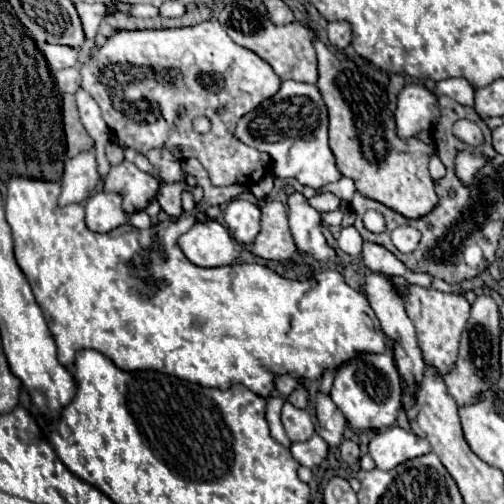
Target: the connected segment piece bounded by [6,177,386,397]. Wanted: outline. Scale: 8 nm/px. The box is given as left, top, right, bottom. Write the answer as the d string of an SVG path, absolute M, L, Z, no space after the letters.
M10 177L8 181L8 193L6 193L6 221L12 227L12 237L14 237L14 253L20 269L24 271L28 283L32 285L34 297L42 309L42 313L48 319L48 329L56 341L58 347L58 359L64 367L72 367L74 363L74 353L80 349L96 349L110 357L116 367L124 371L160 371L166 375L174 375L178 379L198 383L202 387L218 387L218 389L228 389L232 383L242 383L246 385L252 393L260 397L268 397L274 391L274 377L284 375L284 373L296 373L302 379L320 379L324 369L336 369L356 353L386 353L386 343L384 343L384 333L380 331L380 321L376 319L372 307L368 305L368 299L354 291L350 285L346 285L344 277L338 271L322 271L307 279L304 283L300 281L290 281L268 267L262 265L226 265L226 267L214 267L214 269L204 269L194 263L190 263L184 253L178 247L178 237L190 229L190 225L196 221L192 215L184 215L180 221L172 223L162 223L160 239L156 237L154 229L136 229L132 225L122 225L116 227L114 231L108 233L94 233L86 227L84 223L84 207L80 203L72 203L68 207L60 207L58 203L60 197L60 183L54 181L42 181L42 179L28 179L28 177Z

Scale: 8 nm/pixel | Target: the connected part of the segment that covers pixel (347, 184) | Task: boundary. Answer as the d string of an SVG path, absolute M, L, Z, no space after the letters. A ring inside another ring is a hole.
M342 177L342 179L340 179L340 181L336 181L336 183L330 183L326 189L328 189L330 193L334 193L334 195L342 201L342 205L348 205L348 203L352 201L354 191L356 191L354 181L352 181L352 179L348 179L348 177Z

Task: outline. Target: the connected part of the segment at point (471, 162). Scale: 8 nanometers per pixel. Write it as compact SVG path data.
M458 151L456 153L456 165L454 165L458 179L462 183L472 183L472 179L480 171L480 167L484 167L484 163L488 163L488 159L484 155L470 153L470 151Z

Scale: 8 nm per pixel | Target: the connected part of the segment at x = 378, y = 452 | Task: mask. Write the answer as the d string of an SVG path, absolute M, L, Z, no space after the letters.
M396 425L382 429L368 445L370 455L378 469L394 469L396 465L426 455L432 451L430 443L412 431L404 431Z

